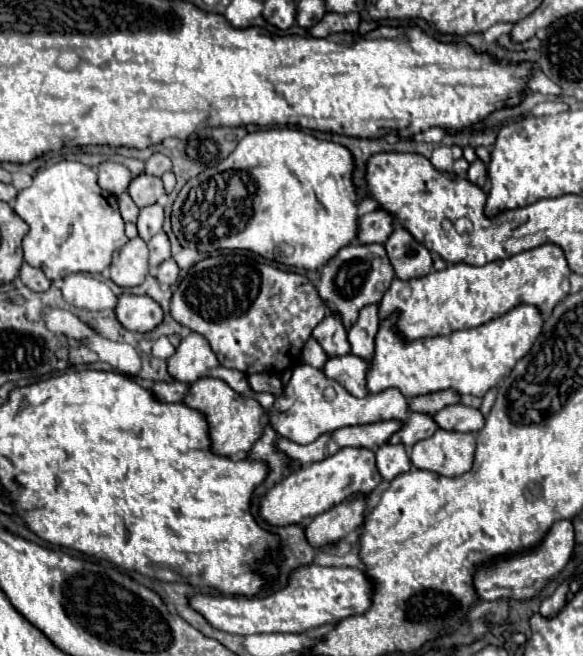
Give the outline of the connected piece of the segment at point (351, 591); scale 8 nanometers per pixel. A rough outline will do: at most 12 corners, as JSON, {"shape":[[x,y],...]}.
{"shape":[[298,568],[278,592],[196,594],[230,634],[310,632],[364,614],[374,582],[356,568]]}

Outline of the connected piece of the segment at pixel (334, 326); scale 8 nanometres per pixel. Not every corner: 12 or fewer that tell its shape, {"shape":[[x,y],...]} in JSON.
{"shape":[[330,312],[322,326],[326,354],[350,354],[348,332]]}

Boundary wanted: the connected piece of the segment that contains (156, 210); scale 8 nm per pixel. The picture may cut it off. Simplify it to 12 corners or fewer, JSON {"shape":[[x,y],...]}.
{"shape":[[152,204],[140,210],[138,234],[150,240],[162,230],[164,208]]}

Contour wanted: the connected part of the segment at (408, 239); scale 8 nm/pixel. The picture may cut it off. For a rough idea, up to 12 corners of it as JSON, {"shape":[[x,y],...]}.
{"shape":[[398,226],[386,240],[396,278],[432,270],[432,254]]}

